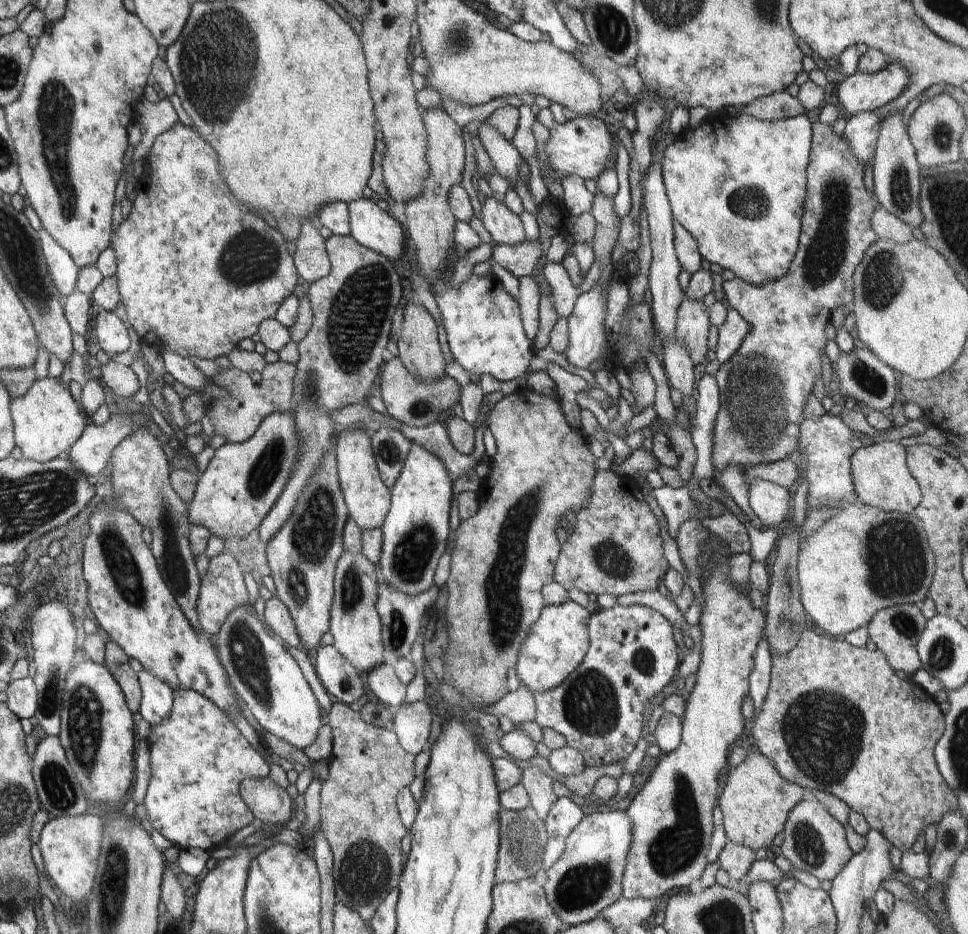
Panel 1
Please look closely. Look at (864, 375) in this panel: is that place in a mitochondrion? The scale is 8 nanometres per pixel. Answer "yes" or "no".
yes

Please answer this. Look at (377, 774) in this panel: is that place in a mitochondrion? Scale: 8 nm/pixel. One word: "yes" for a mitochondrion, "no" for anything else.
no

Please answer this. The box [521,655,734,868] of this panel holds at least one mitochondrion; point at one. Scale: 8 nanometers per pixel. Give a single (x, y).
(584, 705)

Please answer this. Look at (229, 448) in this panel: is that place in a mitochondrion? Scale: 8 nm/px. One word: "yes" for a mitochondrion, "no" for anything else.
no

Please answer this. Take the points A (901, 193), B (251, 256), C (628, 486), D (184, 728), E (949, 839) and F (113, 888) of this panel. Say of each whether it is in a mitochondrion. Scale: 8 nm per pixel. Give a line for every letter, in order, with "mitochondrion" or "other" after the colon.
A: mitochondrion
B: mitochondrion
C: other
D: other
E: other
F: mitochondrion

